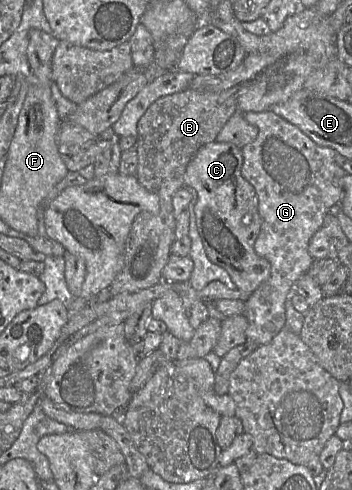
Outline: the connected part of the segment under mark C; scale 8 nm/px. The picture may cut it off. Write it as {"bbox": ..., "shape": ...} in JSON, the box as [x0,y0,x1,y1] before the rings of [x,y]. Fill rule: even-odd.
{"bbox":[184,140,271,294],"shape":[[[216,140],[203,145],[189,162],[184,185],[196,191],[196,225],[209,260],[224,268],[236,287],[252,294],[271,274],[269,261],[254,250],[261,220],[256,190],[242,175],[242,149]]]}

